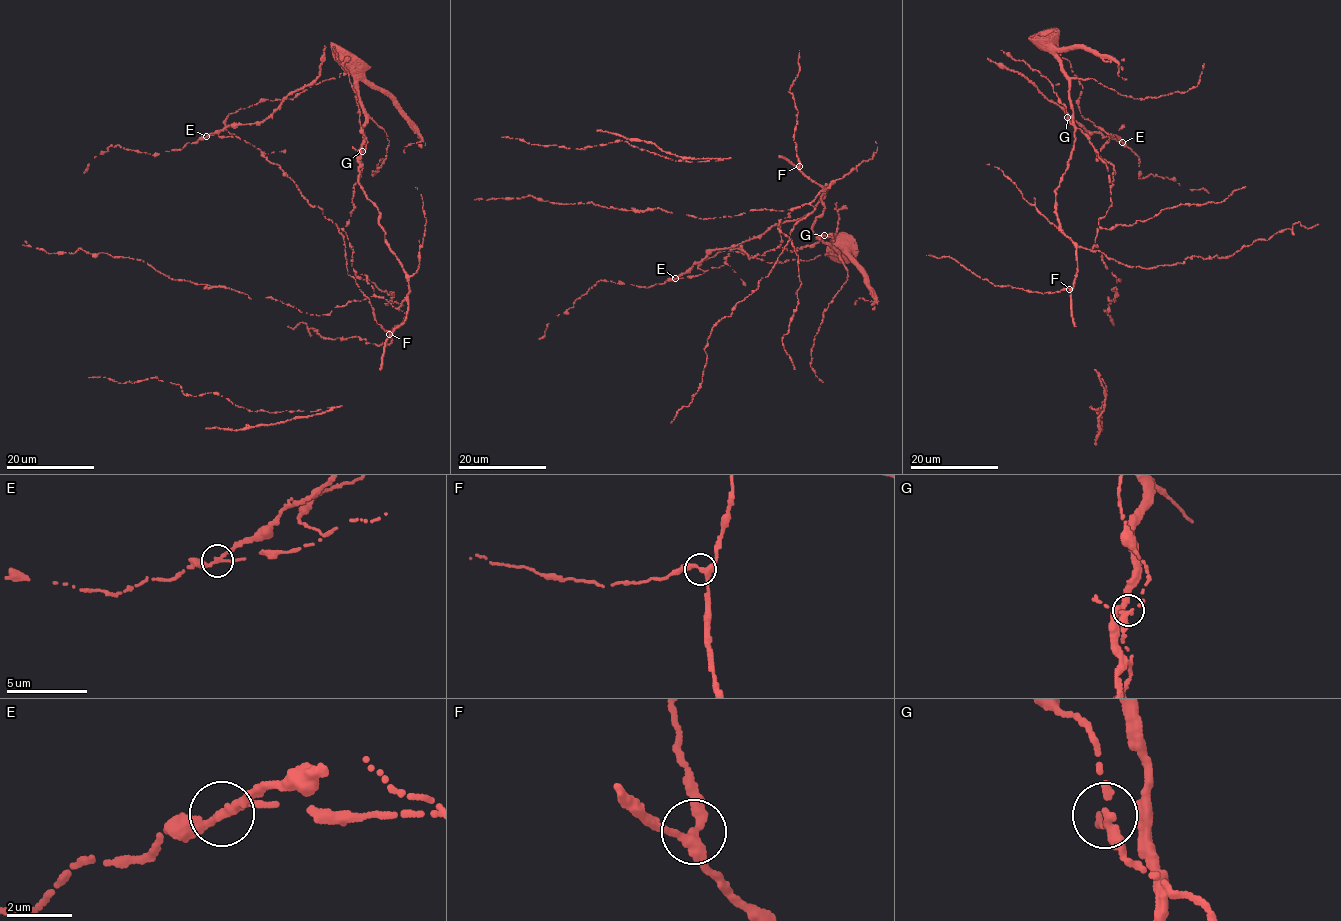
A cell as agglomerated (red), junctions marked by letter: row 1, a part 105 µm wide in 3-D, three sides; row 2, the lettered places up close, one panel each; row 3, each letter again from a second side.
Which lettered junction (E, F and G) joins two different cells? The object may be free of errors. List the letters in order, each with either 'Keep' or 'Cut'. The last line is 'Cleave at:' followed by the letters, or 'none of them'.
E: Cut
F: Keep
G: Keep
Cleave at: E

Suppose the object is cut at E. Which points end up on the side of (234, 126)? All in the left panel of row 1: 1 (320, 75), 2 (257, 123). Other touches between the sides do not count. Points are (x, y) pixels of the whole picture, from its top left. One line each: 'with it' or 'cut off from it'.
1: with it
2: with it

